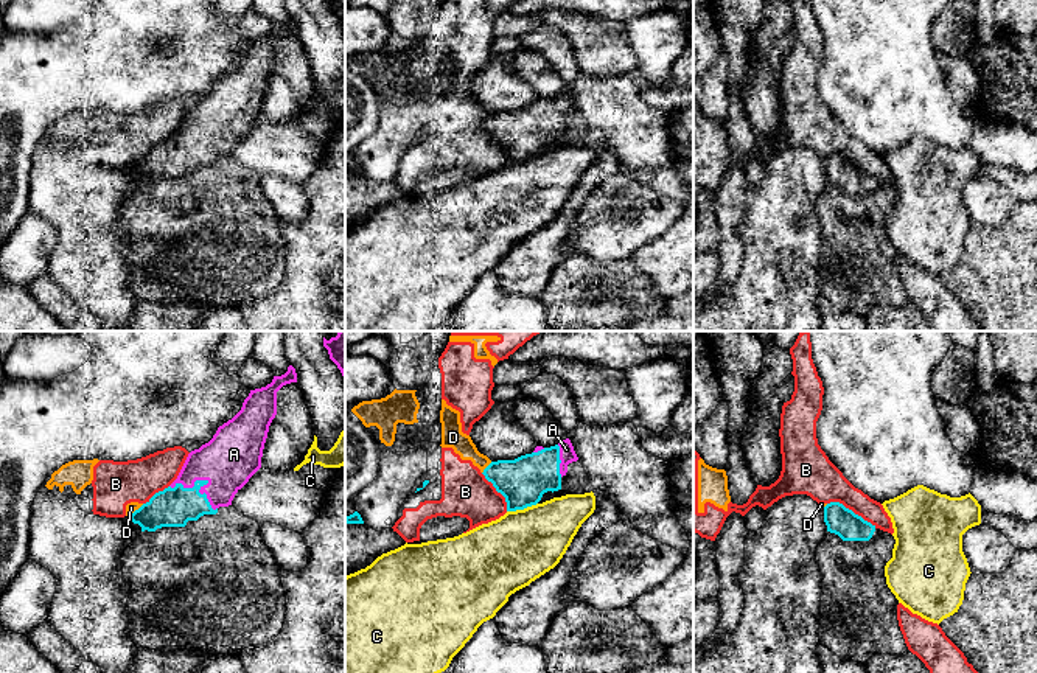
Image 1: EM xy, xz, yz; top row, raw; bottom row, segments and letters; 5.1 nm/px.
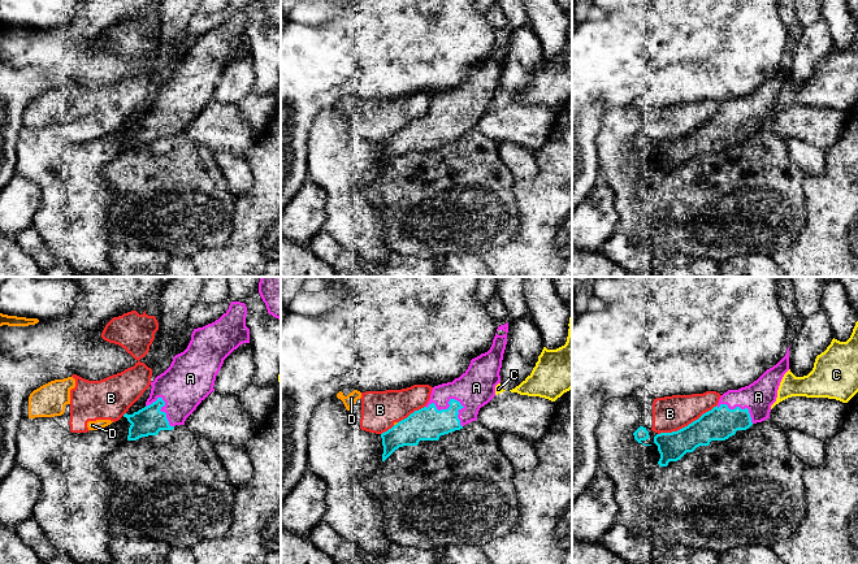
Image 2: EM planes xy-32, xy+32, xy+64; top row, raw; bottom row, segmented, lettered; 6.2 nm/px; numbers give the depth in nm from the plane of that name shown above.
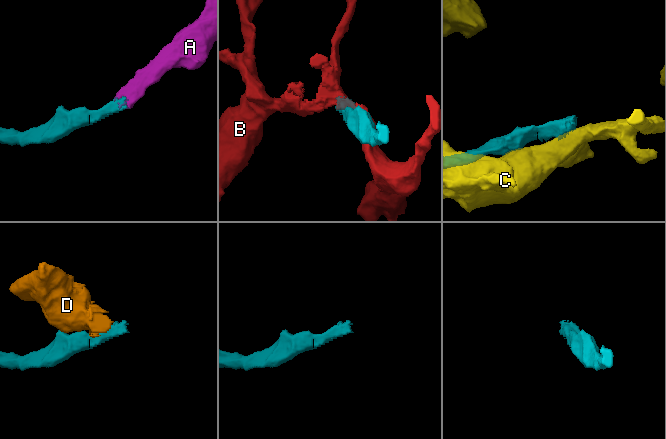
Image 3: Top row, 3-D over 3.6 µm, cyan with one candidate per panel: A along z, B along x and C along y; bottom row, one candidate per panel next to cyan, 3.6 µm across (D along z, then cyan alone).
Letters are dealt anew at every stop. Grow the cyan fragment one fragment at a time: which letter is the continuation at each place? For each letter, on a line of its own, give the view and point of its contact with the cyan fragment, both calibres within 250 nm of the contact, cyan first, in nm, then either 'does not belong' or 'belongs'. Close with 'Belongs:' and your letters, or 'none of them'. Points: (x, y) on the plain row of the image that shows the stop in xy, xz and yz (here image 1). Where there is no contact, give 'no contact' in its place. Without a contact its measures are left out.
A: xy (204, 132) | 200/280 nm | belongs
B: yz (851, 162) | 150/220 nm | does not belong
C: xz (521, 160) | 240/380 nm | does not belong
D: xz (485, 120) | 240/110 nm | does not belong
Belongs: A

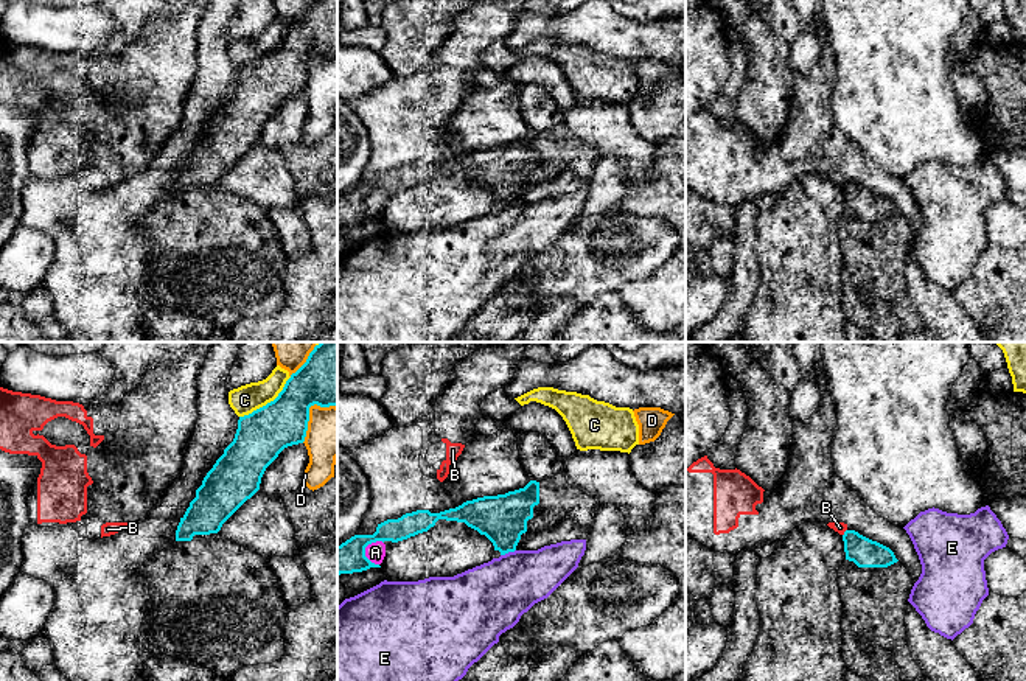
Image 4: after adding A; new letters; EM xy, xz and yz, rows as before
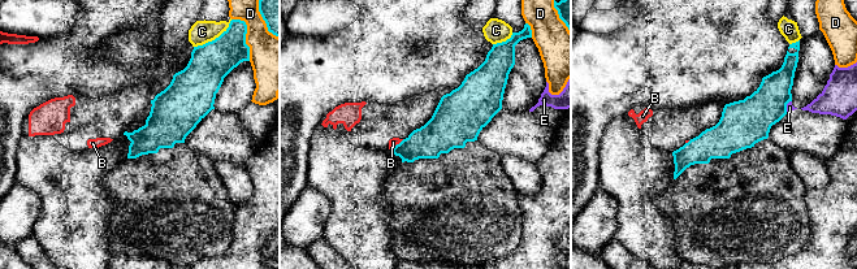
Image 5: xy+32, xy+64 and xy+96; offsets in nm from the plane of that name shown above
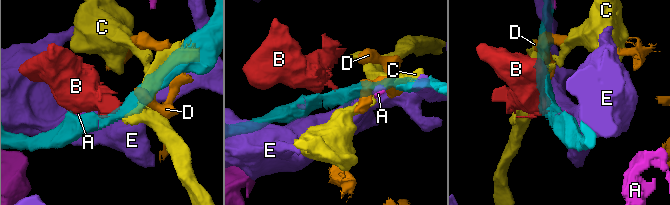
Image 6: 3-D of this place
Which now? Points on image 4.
A: xz (364, 202) | 160/100 nm | does not belong
B: yz (844, 184) | 150/60 nm | does not belong
C: xy (268, 55) | 260/150 nm | does not belong
D: xy (308, 64) | 300/260 nm | does not belong
E: xz (507, 204) | 240/360 nm | does not belong
Belongs: none of them

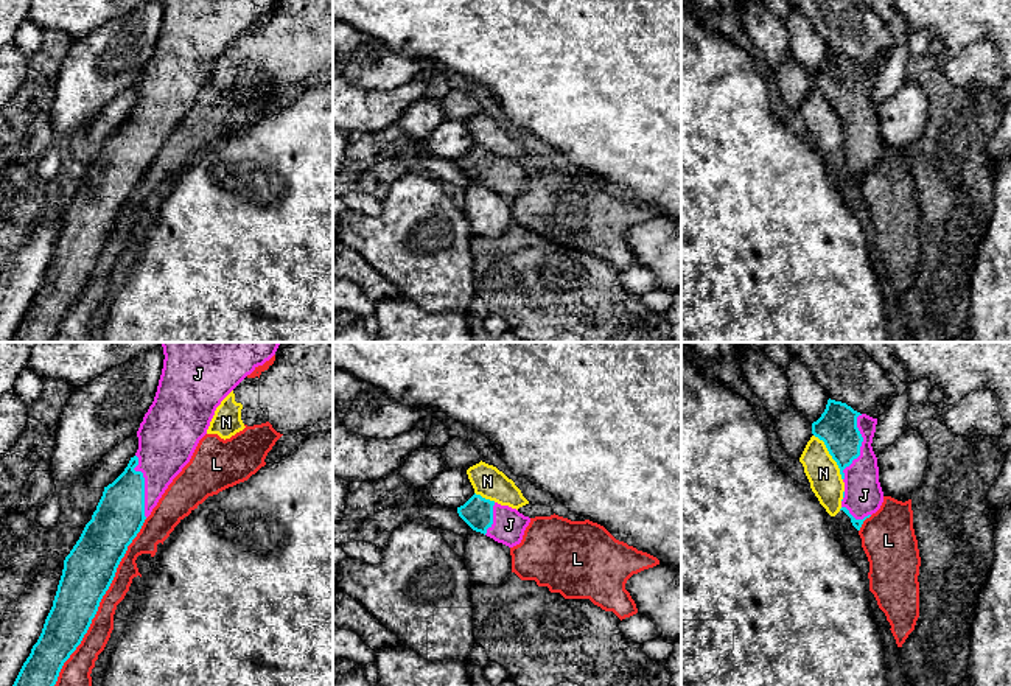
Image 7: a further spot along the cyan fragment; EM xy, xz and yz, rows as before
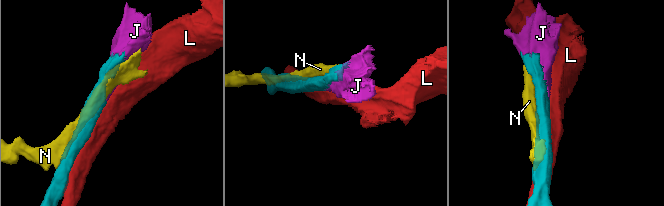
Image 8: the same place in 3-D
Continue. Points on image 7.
J: yz (860, 97) | 200/190 nm | belongs
L: xy (98, 255) | 260/120 nm | does not belong
N: yz (831, 106) | 200/170 nm | does not belong
Belongs: J

